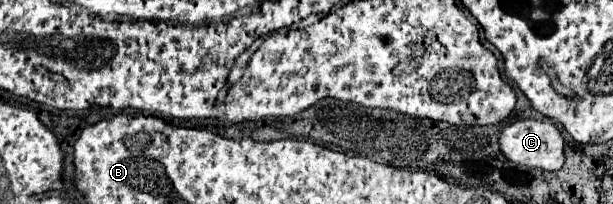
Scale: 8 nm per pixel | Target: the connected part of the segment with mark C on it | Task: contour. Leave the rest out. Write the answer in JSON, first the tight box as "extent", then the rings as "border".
{"extent":[498,120,564,172],"border":[[[538,120],[512,122],[500,132],[498,142],[500,142],[502,154],[510,162],[516,162],[516,164],[540,168],[540,170],[548,170],[548,172],[560,170],[564,164],[564,140],[562,140],[560,132],[556,130],[556,126],[550,122],[538,122]]]}

